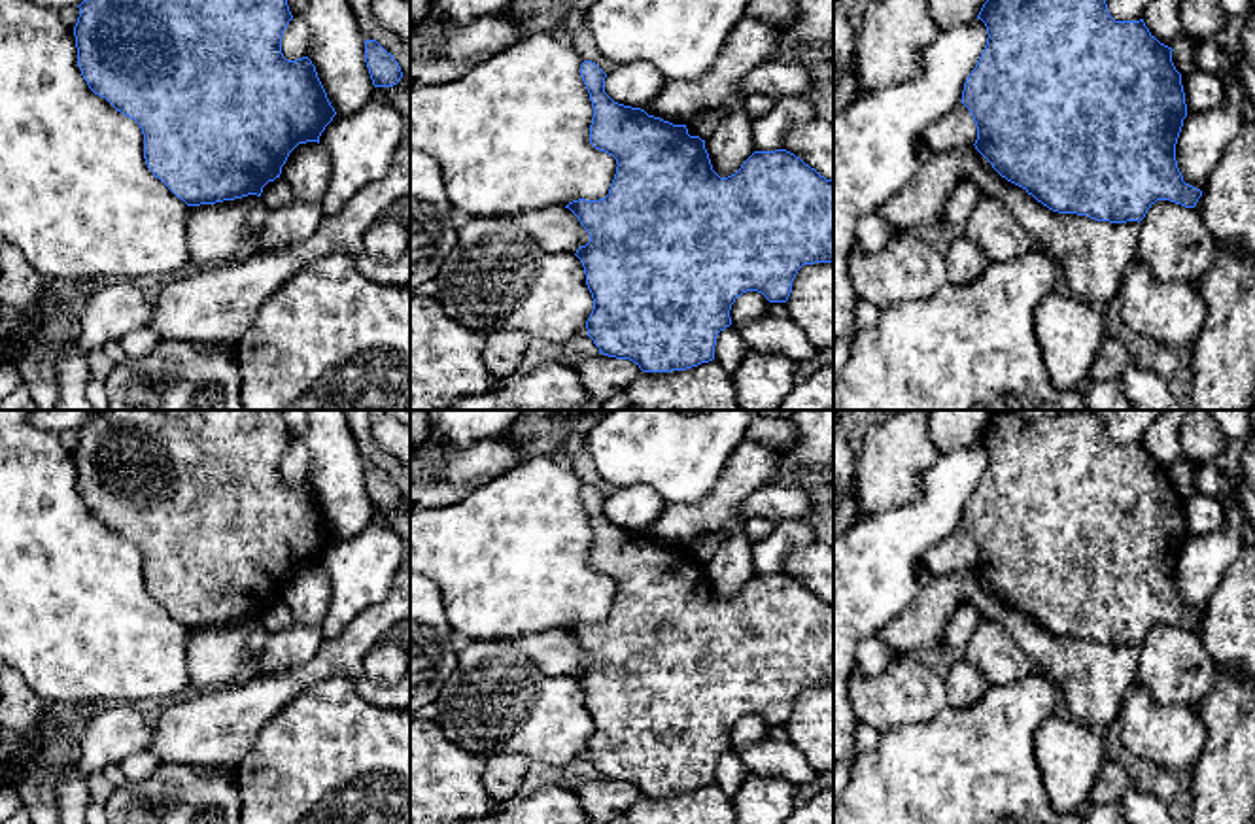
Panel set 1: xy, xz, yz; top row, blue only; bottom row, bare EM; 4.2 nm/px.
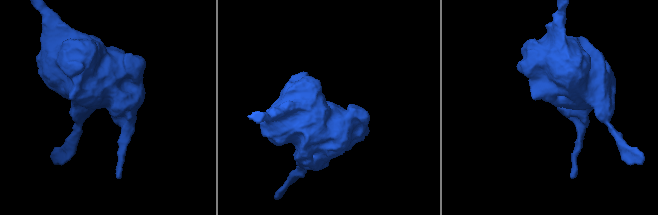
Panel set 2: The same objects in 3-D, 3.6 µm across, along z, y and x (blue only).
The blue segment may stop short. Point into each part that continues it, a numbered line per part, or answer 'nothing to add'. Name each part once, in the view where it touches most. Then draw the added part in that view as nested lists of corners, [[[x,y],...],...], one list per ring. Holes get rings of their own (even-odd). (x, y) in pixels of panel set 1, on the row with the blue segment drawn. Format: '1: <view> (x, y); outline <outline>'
nothing to add

